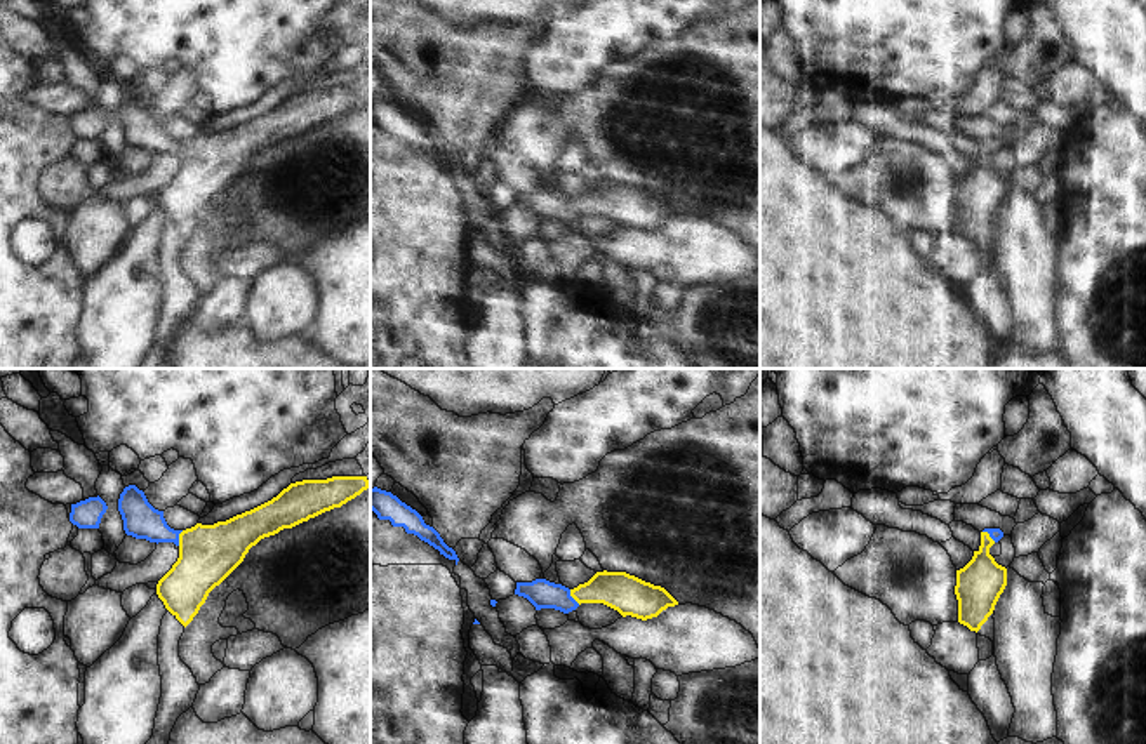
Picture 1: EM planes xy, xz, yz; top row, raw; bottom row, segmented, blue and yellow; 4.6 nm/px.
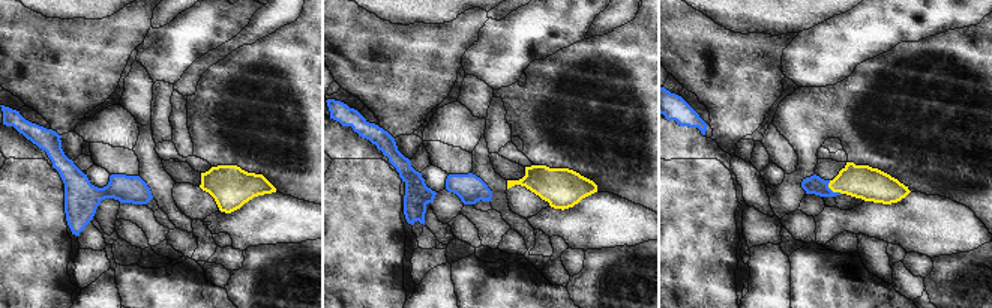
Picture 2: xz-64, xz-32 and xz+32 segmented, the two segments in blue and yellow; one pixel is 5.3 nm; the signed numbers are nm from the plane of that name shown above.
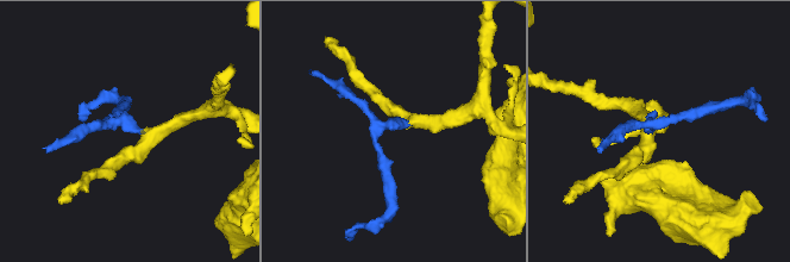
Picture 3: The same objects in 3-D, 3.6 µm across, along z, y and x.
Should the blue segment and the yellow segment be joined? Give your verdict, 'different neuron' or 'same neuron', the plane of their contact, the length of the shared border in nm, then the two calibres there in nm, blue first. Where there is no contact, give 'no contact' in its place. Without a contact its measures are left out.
same neuron; meets blue in xy; contact 80 nm long; 170 nm thick on the blue side, 280 nm on the other

